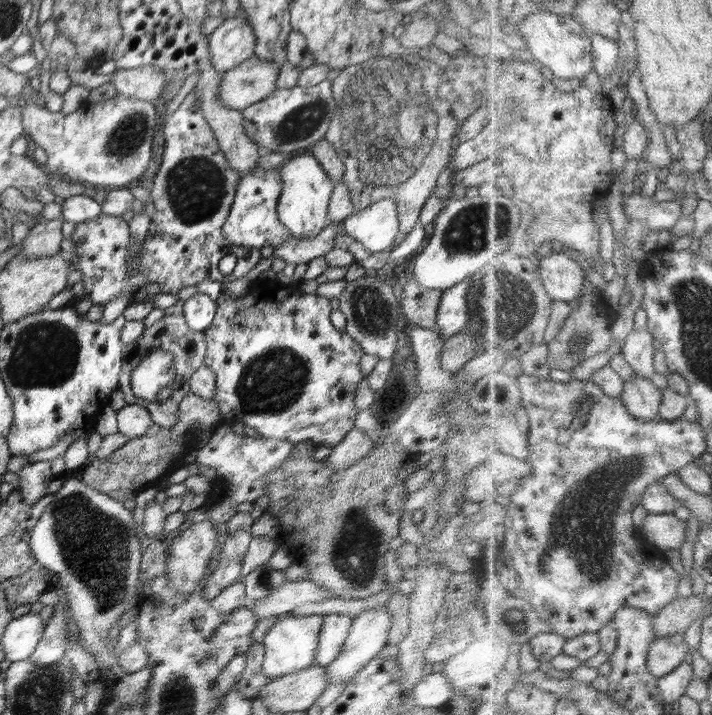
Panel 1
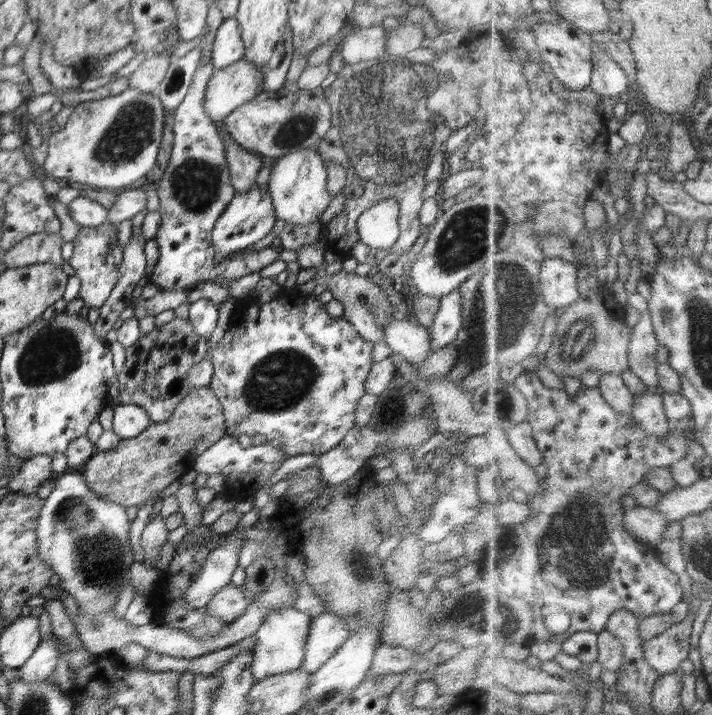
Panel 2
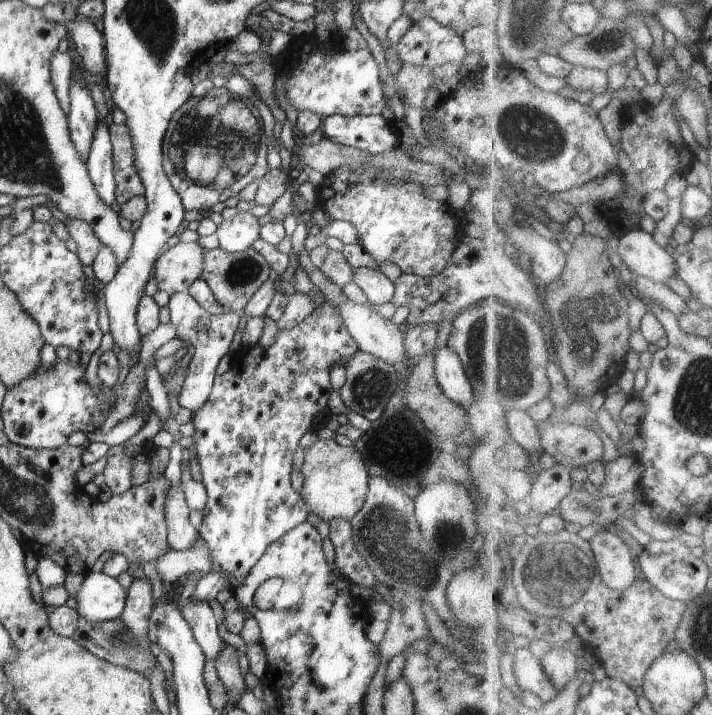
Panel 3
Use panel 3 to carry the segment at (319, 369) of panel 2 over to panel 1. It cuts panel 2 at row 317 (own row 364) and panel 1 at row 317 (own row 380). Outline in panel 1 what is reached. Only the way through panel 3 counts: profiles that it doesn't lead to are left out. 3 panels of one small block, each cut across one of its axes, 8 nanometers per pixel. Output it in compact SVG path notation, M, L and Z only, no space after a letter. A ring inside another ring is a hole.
M254 280L244 296L228 296L223 292L216 300L216 315L212 326L204 330L206 339L206 357L204 365L215 372L217 389L215 401L222 414L225 424L231 426L236 422L242 422L244 426L253 428L258 435L264 438L288 441L296 446L300 443L314 444L316 447L336 446L344 439L344 436L355 428L357 408L355 407L354 397L357 384L365 378L361 372L360 360L365 354L360 345L352 339L352 336L345 332L336 330L330 320L331 302L326 297L315 294L304 294L297 285L283 286L277 282L262 283Z

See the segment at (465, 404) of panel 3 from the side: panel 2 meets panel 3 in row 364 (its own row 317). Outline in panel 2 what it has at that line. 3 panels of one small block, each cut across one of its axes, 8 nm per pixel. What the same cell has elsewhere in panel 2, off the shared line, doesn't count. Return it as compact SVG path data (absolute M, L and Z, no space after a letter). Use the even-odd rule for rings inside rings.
M454 290L444 297L439 297L440 308L432 326L428 328L432 350L440 350L455 343L462 327L462 302L460 292Z

